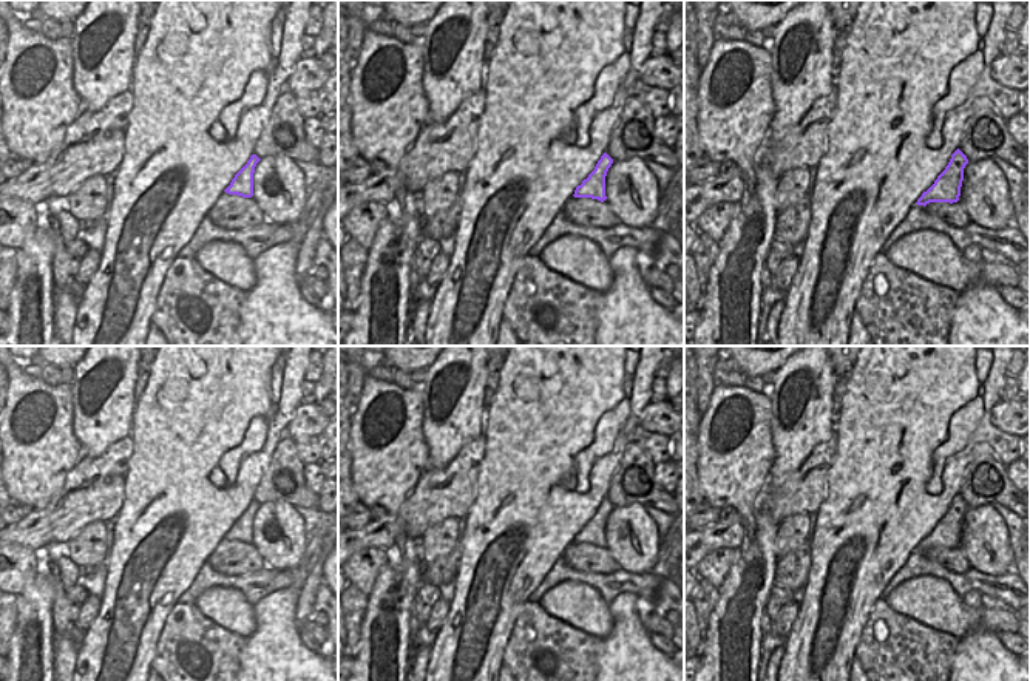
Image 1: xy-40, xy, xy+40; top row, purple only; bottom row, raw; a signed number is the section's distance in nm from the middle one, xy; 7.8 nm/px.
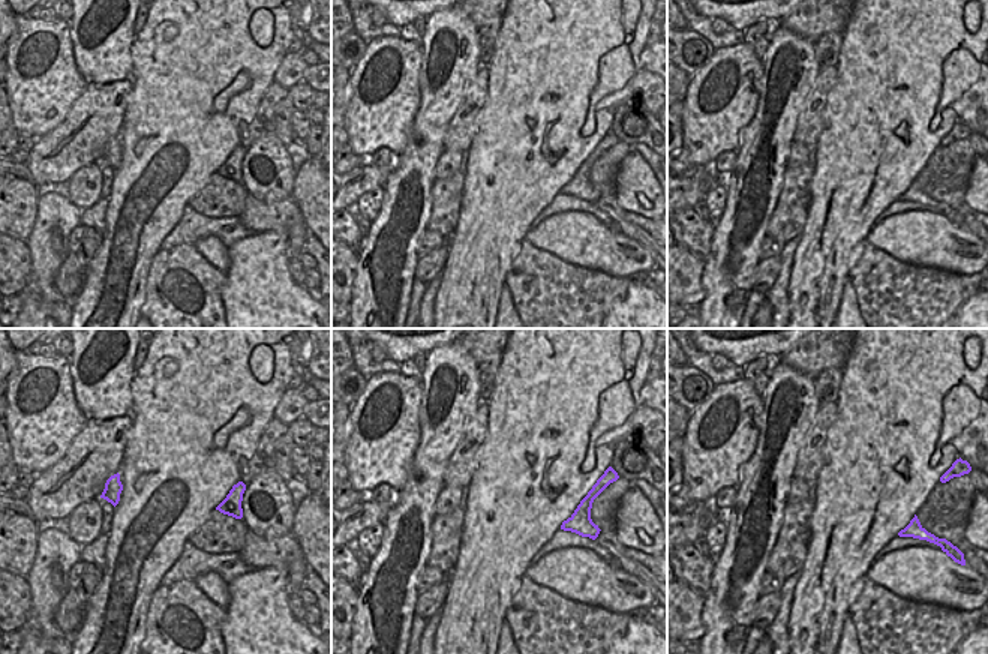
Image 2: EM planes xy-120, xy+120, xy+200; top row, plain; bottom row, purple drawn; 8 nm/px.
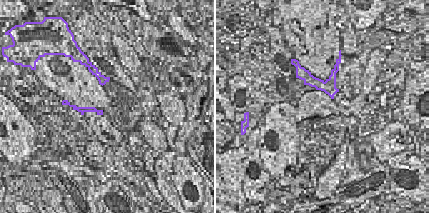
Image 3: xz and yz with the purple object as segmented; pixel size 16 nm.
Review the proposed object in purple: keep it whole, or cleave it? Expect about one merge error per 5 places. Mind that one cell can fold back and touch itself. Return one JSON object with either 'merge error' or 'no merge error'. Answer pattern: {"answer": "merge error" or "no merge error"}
{"answer": "no merge error"}

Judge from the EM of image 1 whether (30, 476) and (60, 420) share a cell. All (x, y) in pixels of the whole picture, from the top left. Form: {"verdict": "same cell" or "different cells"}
{"verdict": "same cell"}

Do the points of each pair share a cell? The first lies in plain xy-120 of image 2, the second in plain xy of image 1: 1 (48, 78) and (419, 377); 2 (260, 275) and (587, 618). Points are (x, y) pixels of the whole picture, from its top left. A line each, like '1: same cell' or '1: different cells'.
1: different cells
2: different cells

